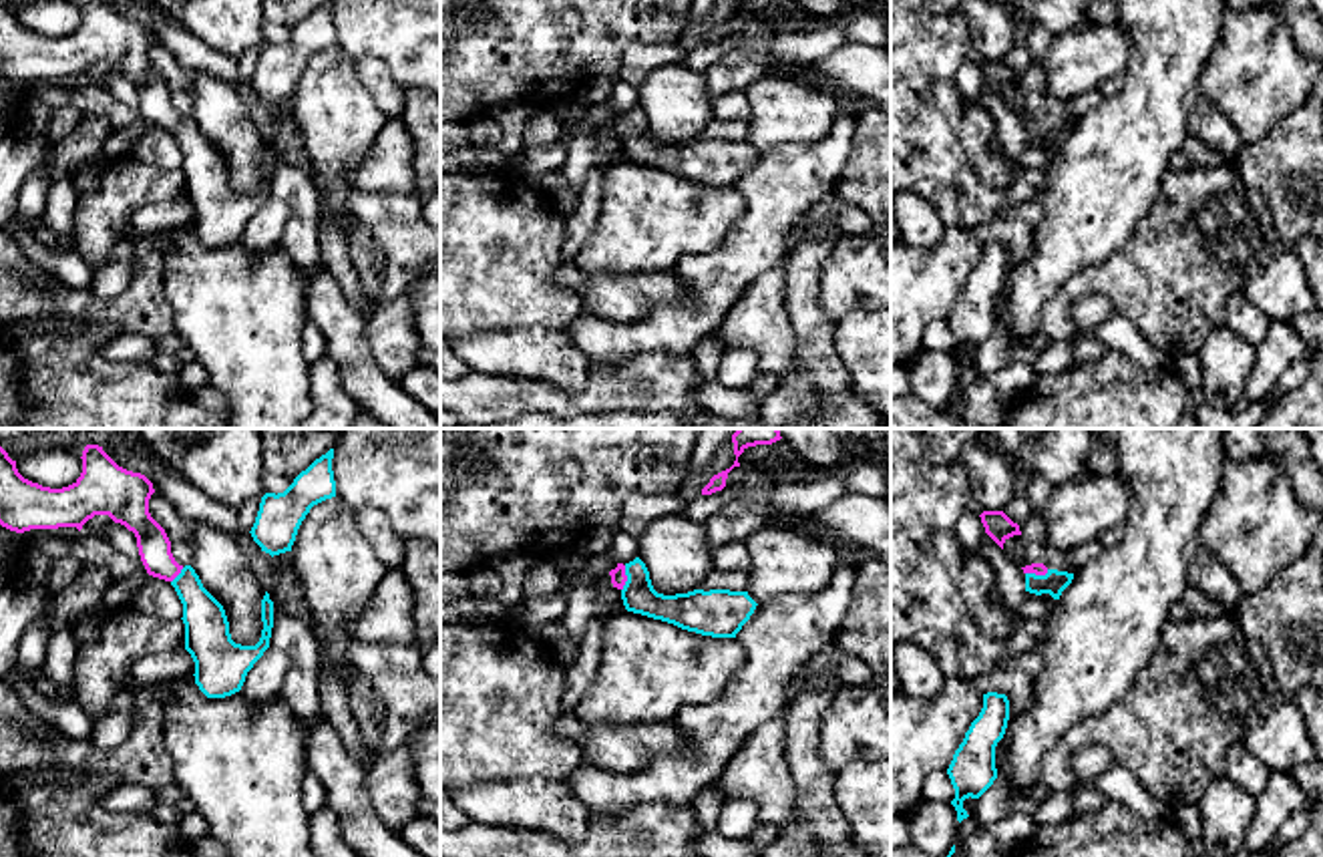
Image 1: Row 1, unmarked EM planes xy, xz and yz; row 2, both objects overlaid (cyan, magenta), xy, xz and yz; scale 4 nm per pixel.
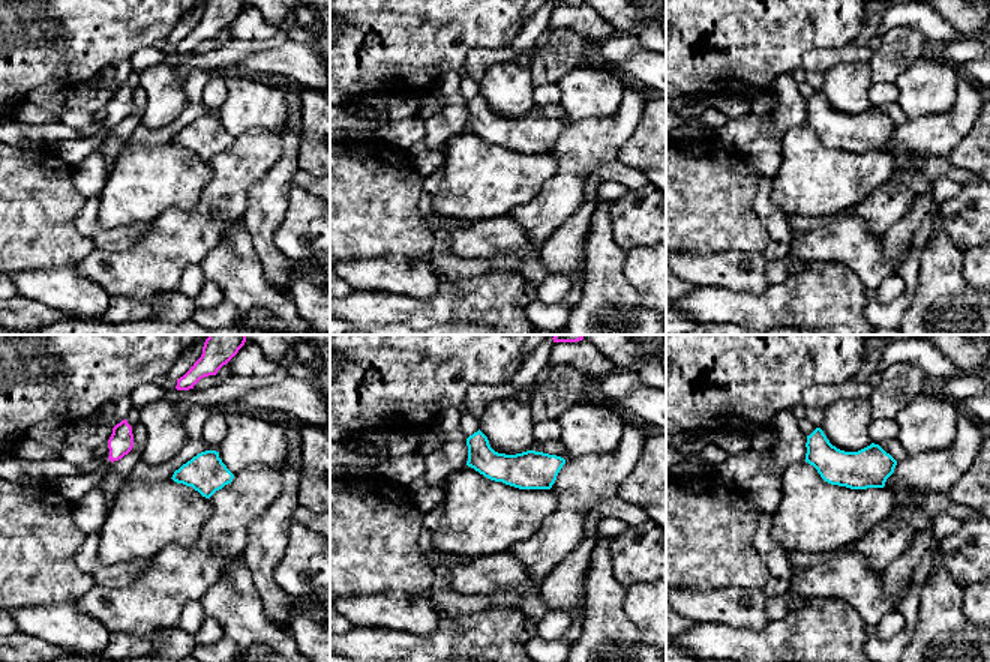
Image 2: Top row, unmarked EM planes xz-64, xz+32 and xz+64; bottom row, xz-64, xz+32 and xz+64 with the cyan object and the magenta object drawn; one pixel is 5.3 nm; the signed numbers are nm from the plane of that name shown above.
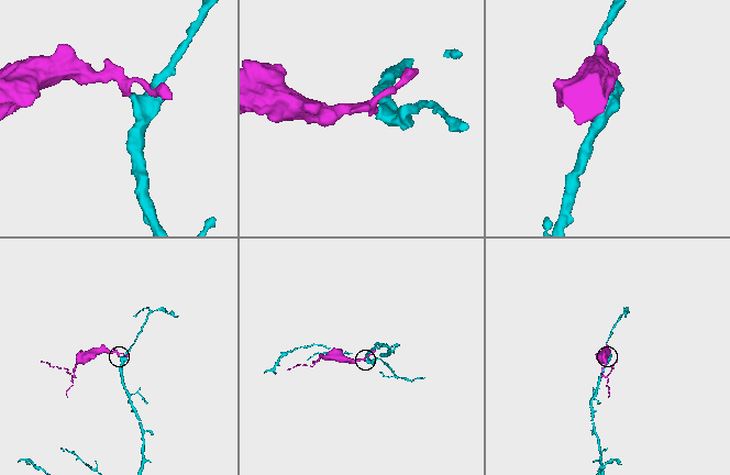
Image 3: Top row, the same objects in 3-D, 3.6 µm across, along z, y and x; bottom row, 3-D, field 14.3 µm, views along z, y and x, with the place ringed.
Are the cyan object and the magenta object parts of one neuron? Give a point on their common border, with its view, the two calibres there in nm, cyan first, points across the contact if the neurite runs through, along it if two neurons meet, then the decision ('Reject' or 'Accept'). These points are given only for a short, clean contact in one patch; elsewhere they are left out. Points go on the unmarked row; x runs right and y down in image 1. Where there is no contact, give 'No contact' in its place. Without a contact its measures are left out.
Touches cyan at xz (628, 127). Thickness 140 nm (cyan) against 60 nm. Path across: xz (638, 143), (628, 127), (618, 125). Accept

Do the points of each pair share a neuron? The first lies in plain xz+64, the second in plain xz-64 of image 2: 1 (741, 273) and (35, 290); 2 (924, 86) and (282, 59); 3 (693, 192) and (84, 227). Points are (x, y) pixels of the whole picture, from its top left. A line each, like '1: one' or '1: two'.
1: one
2: two
3: two

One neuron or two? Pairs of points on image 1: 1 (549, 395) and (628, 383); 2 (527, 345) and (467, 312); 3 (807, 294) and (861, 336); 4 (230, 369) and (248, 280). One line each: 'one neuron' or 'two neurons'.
1: one neuron
2: two neurons
3: two neurons
4: one neuron

